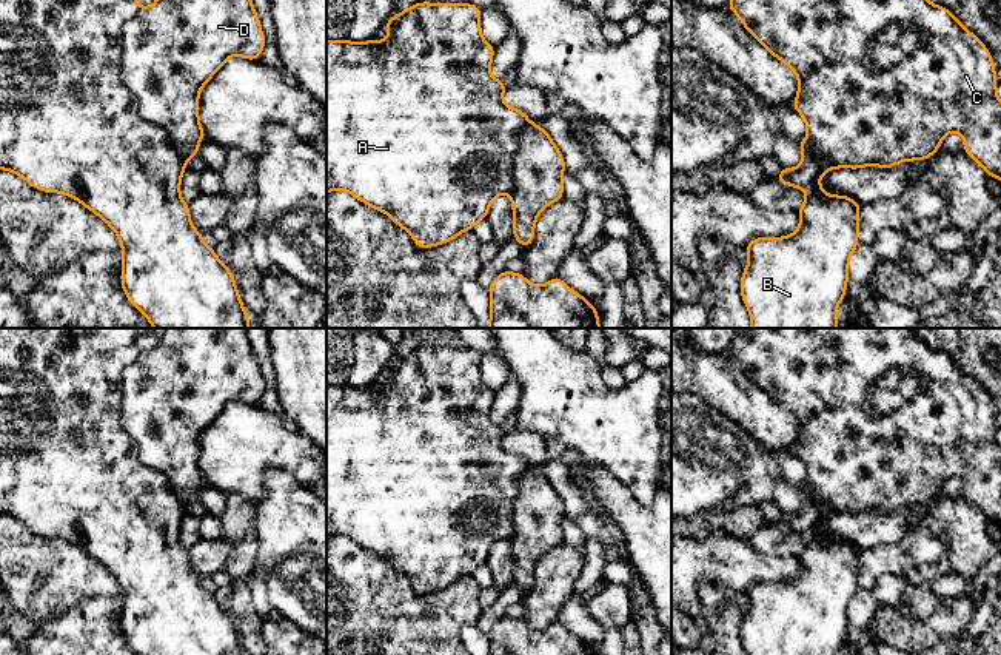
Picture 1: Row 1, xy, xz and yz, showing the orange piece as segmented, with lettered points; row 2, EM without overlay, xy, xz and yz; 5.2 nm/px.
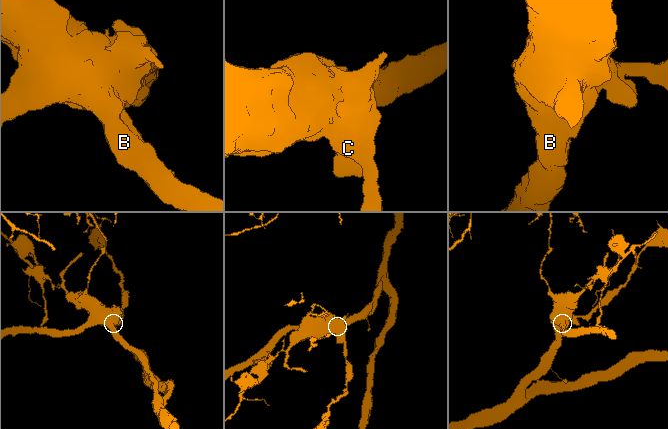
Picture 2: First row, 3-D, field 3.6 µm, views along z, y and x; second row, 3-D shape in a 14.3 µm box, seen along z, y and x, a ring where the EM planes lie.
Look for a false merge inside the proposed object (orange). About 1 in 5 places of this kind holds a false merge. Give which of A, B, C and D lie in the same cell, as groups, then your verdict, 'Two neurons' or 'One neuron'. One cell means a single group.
Groups: A B C D. One neuron

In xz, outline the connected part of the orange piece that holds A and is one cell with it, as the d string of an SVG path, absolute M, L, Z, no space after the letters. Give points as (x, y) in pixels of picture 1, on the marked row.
M416 3L407 11L391 17L383 29L390 32L385 42L371 39L365 43L345 40L326 40L326 193L343 190L357 200L388 214L393 222L405 228L419 248L431 248L447 244L460 233L471 230L479 220L487 219L490 205L499 194L511 194L511 210L514 214L513 237L528 248L534 239L534 222L542 210L564 197L562 174L565 162L562 153L553 143L550 134L530 122L521 109L502 102L502 94L508 89L502 80L490 74L494 46L487 43L480 34L479 6L470 3Z

